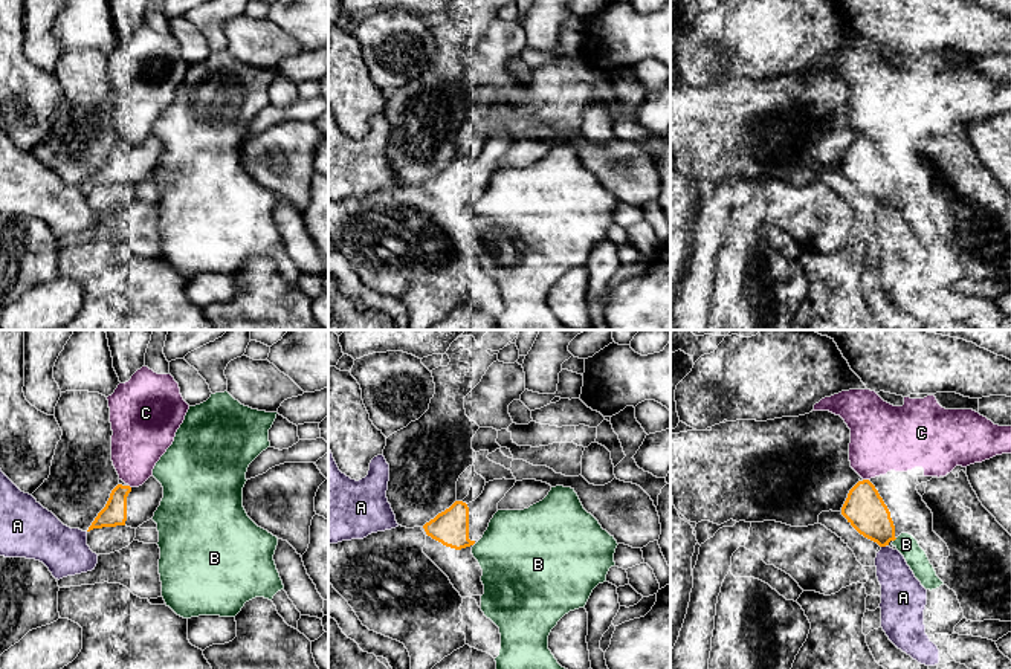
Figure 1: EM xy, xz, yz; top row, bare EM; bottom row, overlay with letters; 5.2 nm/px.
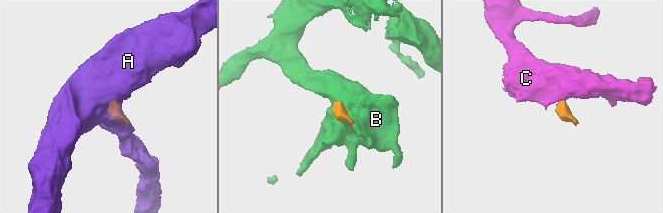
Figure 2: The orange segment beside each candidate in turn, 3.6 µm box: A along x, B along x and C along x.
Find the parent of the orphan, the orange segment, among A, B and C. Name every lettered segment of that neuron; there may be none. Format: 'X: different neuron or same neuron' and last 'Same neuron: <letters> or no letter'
A: different neuron
B: different neuron
C: different neuron
Same neuron: no letter

